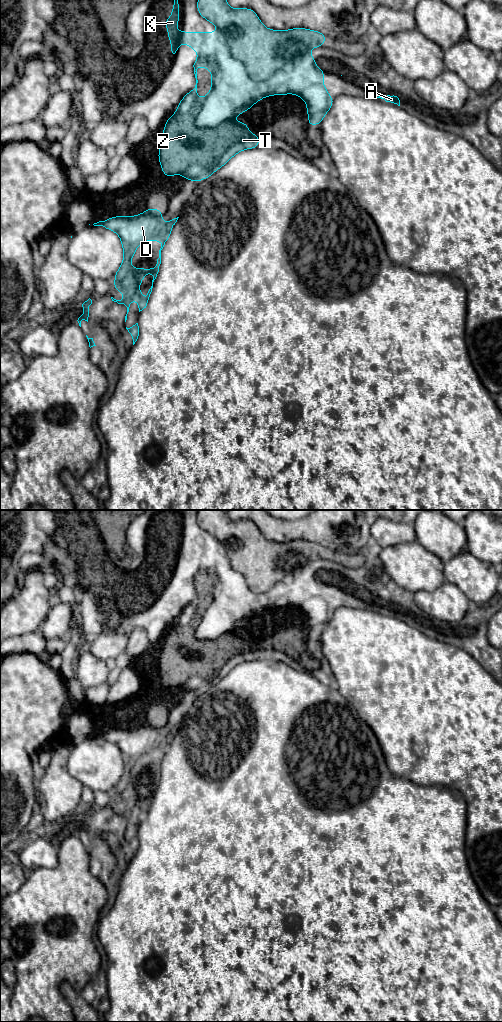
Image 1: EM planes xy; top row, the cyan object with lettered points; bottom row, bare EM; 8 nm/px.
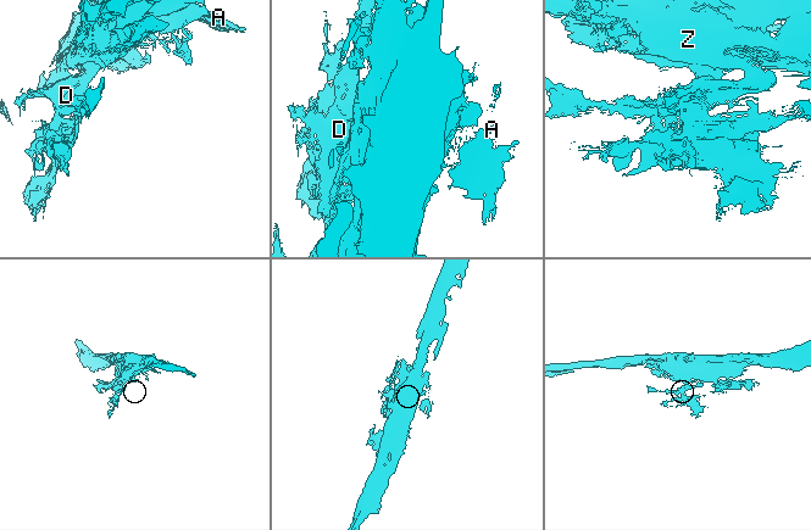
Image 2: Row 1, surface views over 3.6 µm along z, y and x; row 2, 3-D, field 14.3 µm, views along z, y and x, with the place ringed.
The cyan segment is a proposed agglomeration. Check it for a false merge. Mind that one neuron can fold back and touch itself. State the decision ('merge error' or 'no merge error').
merge error

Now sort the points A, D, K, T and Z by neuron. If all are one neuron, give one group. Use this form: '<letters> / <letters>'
A D K T / Z

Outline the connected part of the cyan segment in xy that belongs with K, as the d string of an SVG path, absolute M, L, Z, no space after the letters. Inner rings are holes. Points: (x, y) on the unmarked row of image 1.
M198 510L197 513L198 525L215 537L219 541L218 544L178 543L174 541L180 536L178 512L174 512L171 530L165 529L171 563L175 566L183 554L197 563L197 571L193 577L195 600L184 607L175 626L190 626L198 639L211 642L213 651L213 674L208 677L190 677L179 684L179 687L185 692L194 692L199 696L201 691L209 690L237 665L259 660L261 648L250 645L244 633L236 635L233 631L265 609L294 606L302 610L307 617L308 638L321 636L335 611L330 609L323 597L325 583L317 579L309 563L311 560L325 557L327 549L321 543L301 539L282 543L266 540L254 522L233 521L225 510ZM200 578L211 583L211 601L202 611L197 606L197 581Z

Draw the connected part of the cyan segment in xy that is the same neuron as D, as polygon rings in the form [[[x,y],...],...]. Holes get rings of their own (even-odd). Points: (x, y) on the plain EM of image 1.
[[[152,718],[147,721],[145,724],[138,726],[138,727],[134,727],[134,728],[114,728],[114,729],[110,729],[107,732],[104,733],[99,733],[97,735],[94,735],[94,738],[102,738],[105,741],[111,742],[113,744],[116,744],[117,747],[119,748],[119,750],[121,751],[121,757],[123,759],[123,773],[119,779],[119,781],[117,782],[117,784],[115,785],[114,788],[114,792],[115,795],[113,797],[113,800],[117,803],[120,804],[121,802],[123,803],[123,812],[116,812],[113,809],[111,809],[112,813],[117,814],[118,816],[124,816],[127,819],[127,826],[129,824],[129,819],[131,817],[132,812],[136,809],[137,810],[137,817],[139,820],[139,824],[142,823],[144,820],[146,820],[150,806],[152,804],[152,800],[153,800],[153,794],[157,789],[157,786],[159,784],[159,778],[161,776],[161,762],[163,761],[165,755],[168,753],[171,743],[173,741],[173,738],[175,737],[175,735],[177,734],[178,730],[174,730],[172,732],[170,732],[168,735],[164,735],[162,732],[162,722],[159,721],[154,721]],[[149,752],[156,752],[158,754],[161,755],[161,760],[159,762],[159,770],[157,771],[157,776],[154,780],[132,780],[131,779],[131,770],[136,766],[136,761],[138,758],[140,758],[141,756],[143,756],[144,754],[147,754]],[[147,785],[151,785],[153,788],[153,792],[152,792],[152,798],[149,801],[146,809],[143,811],[142,810],[142,804],[139,802],[138,798],[141,797],[143,795],[142,790],[146,788]]]

